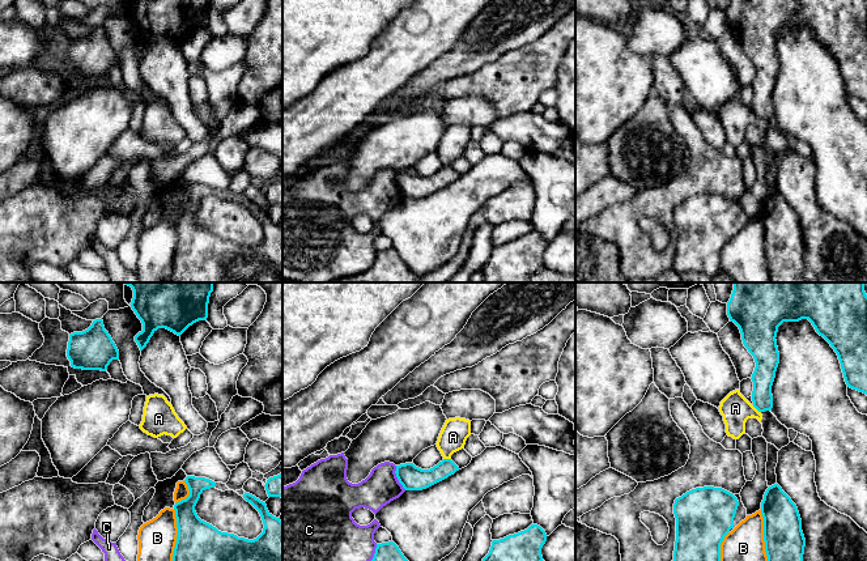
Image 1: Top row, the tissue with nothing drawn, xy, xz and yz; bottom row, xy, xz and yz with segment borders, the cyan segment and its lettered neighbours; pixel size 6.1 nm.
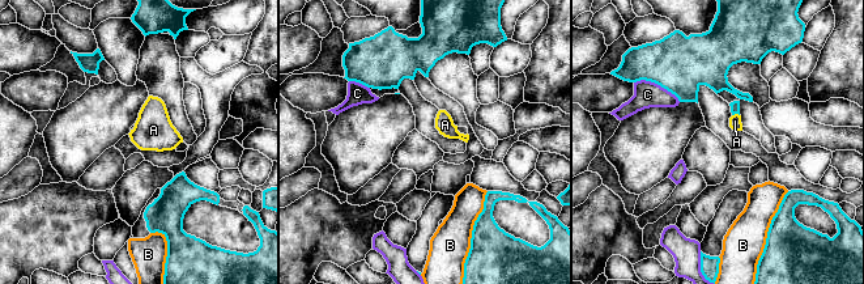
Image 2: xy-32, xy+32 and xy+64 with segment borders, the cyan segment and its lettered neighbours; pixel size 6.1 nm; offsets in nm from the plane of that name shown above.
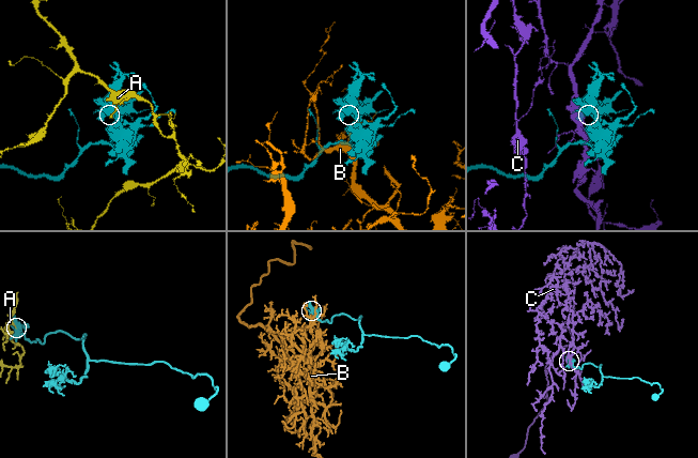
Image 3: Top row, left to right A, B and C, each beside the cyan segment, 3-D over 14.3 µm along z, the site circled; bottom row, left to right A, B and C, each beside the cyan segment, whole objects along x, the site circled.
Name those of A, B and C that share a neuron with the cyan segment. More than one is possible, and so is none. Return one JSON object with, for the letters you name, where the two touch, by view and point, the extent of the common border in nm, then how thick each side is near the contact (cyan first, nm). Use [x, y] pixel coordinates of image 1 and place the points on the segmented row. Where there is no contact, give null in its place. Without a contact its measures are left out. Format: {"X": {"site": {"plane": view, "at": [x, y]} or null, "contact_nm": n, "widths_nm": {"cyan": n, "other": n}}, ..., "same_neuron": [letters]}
{"same_neuron": []}

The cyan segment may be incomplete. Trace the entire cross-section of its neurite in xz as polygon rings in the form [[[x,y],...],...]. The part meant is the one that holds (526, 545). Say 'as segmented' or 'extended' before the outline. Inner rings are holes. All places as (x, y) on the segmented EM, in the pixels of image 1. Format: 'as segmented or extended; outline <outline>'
as segmented; outline [[[531,524],[524,531],[493,540],[483,561],[543,561],[541,548],[545,541],[545,531],[537,524]]]

